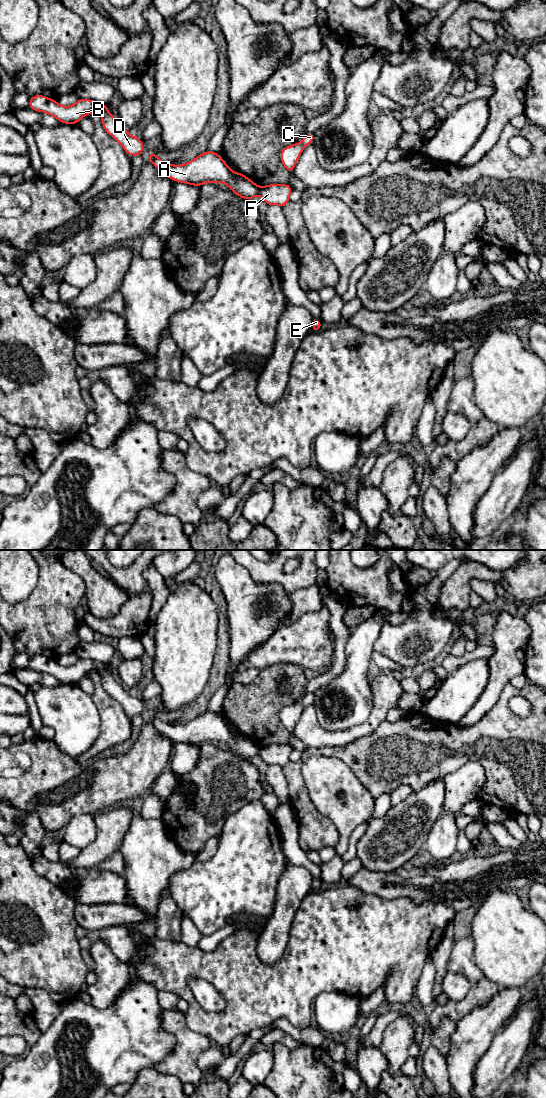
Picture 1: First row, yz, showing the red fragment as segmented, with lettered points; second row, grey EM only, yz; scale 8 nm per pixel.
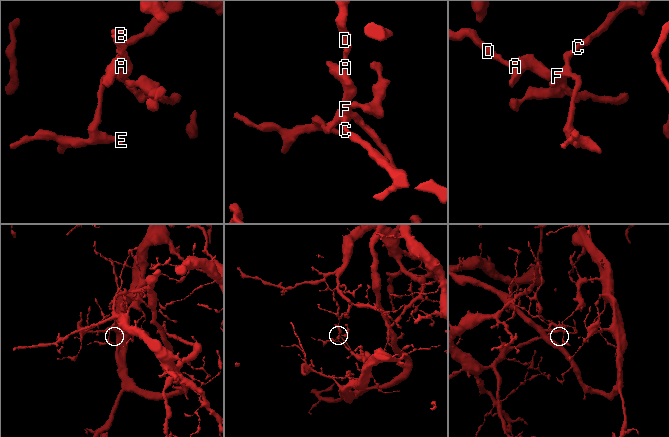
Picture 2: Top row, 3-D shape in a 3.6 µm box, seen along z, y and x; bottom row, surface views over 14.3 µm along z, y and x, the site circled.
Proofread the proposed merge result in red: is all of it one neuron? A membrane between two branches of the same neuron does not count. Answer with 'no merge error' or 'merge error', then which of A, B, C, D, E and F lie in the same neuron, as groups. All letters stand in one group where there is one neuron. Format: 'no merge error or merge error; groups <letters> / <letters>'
merge error; groups A B D / C E F

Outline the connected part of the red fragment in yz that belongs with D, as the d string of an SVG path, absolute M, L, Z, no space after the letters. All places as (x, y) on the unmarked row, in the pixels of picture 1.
M35 655L30 658L28 668L51 674L64 684L78 684L84 675L98 671L102 677L104 690L122 705L127 714L136 716L143 713L143 700L136 696L131 696L124 689L123 685L117 683L104 663L88 659L78 659L74 665L64 667L59 665L56 660L42 655Z

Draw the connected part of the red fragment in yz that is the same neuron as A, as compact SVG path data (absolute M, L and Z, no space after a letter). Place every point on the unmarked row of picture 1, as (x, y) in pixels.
M206 711L194 720L174 726L161 721L151 712L146 718L171 740L200 747L205 742L225 743L233 753L250 761L259 754L259 746L240 732L234 733L218 713Z

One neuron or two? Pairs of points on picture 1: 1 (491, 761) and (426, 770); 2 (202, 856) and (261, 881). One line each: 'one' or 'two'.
1: one
2: two

